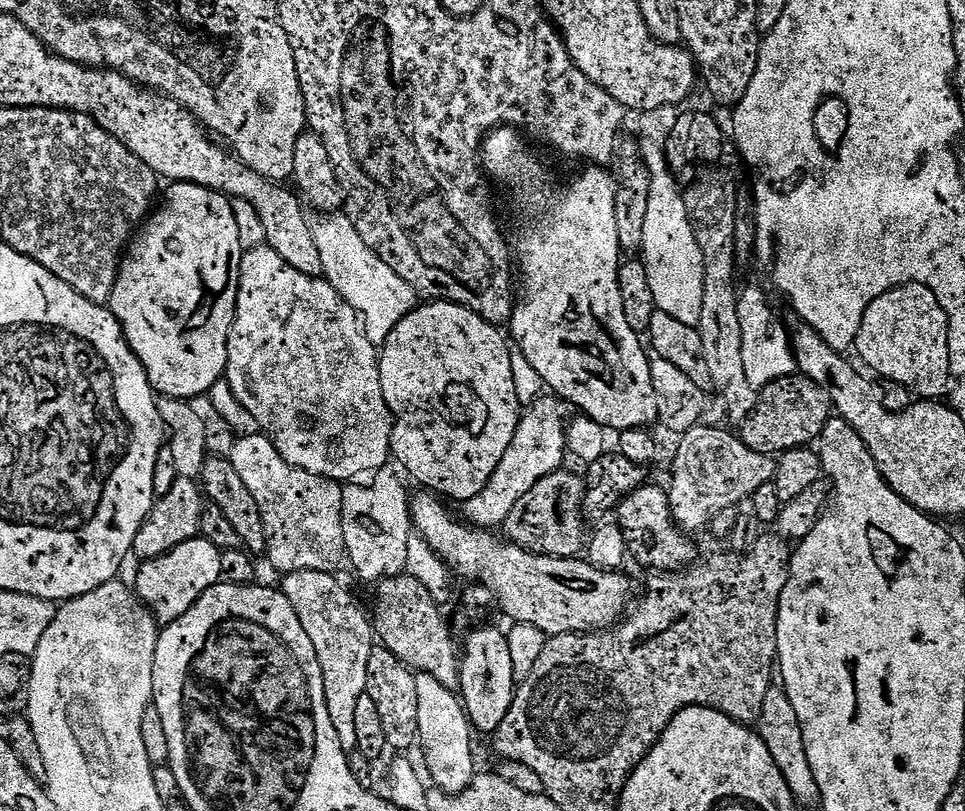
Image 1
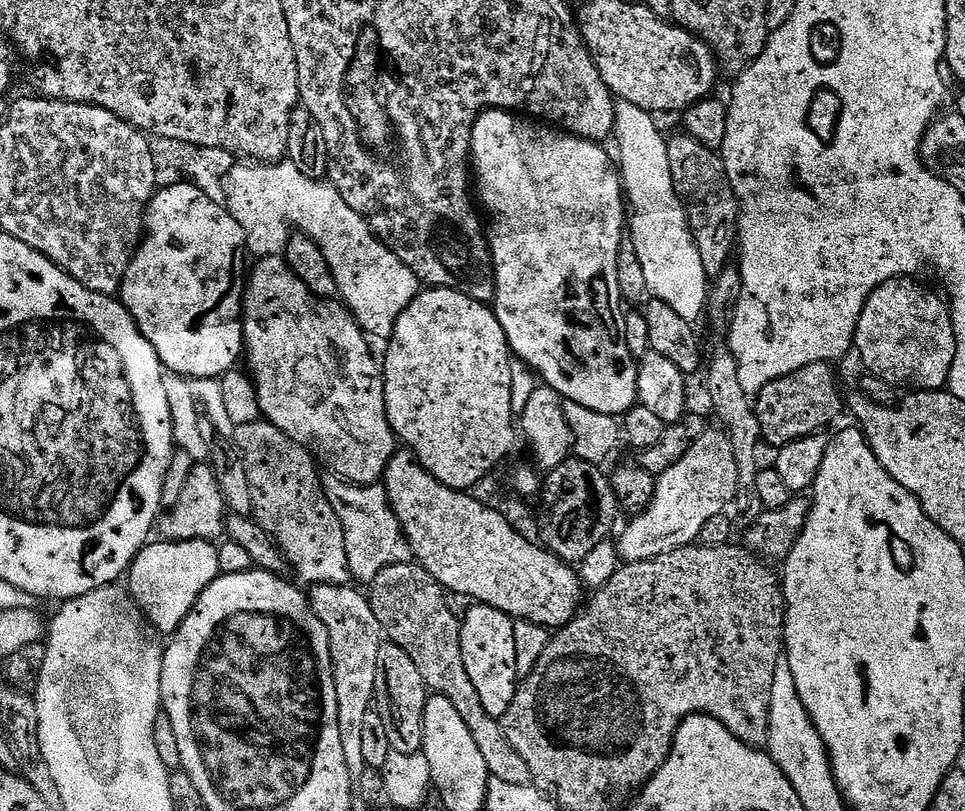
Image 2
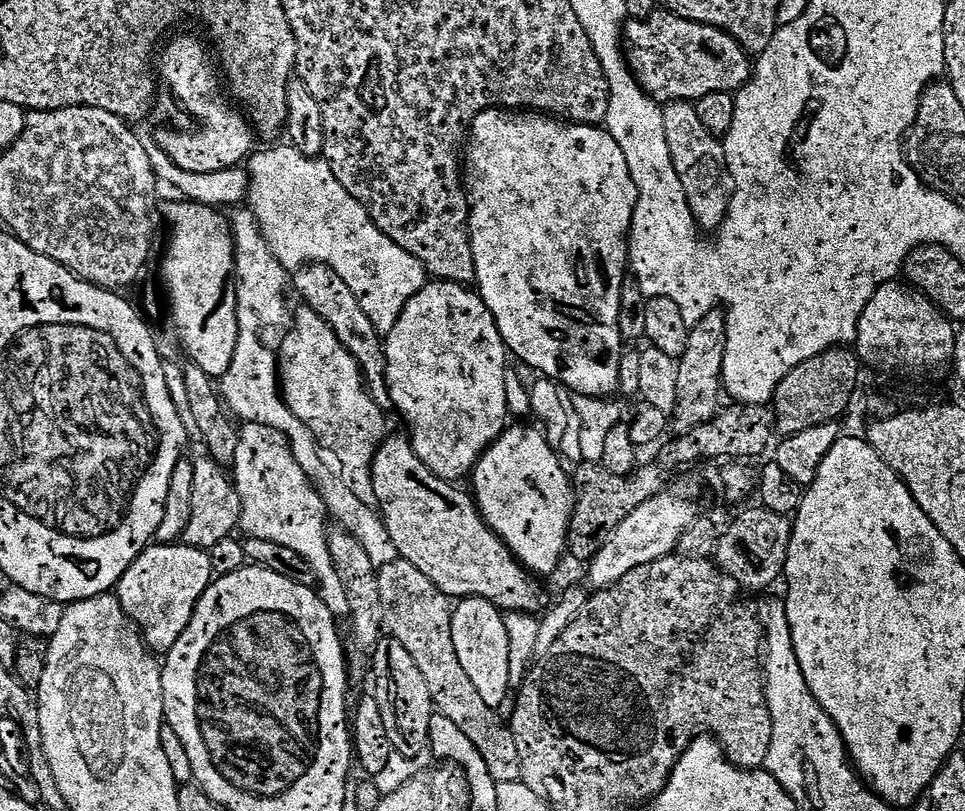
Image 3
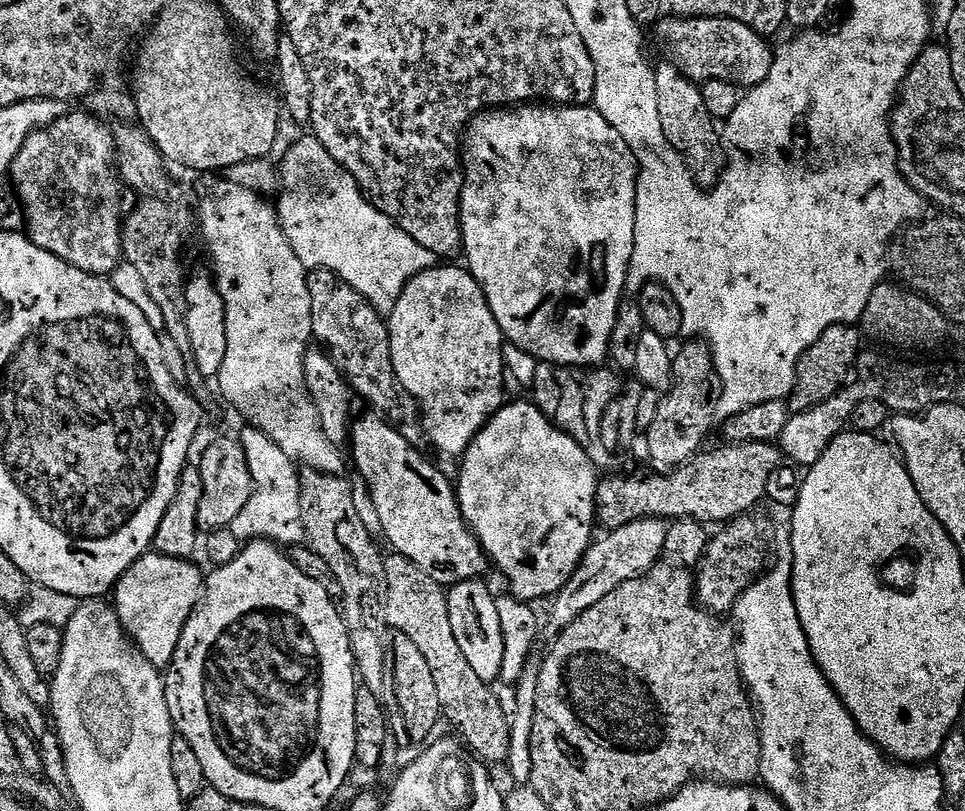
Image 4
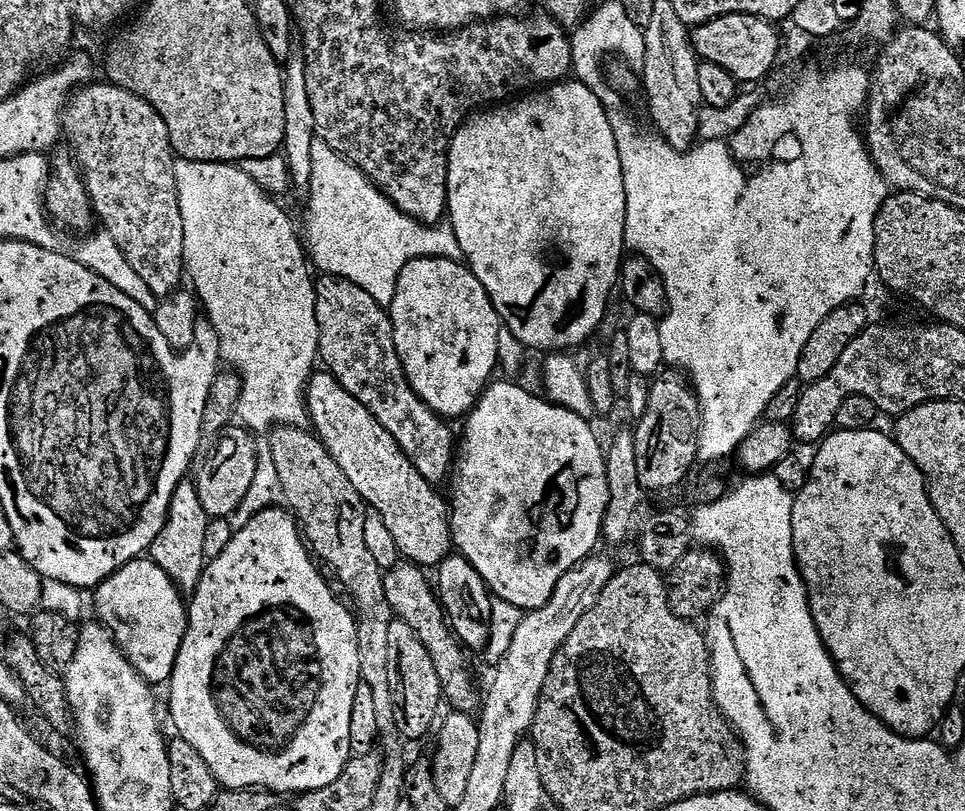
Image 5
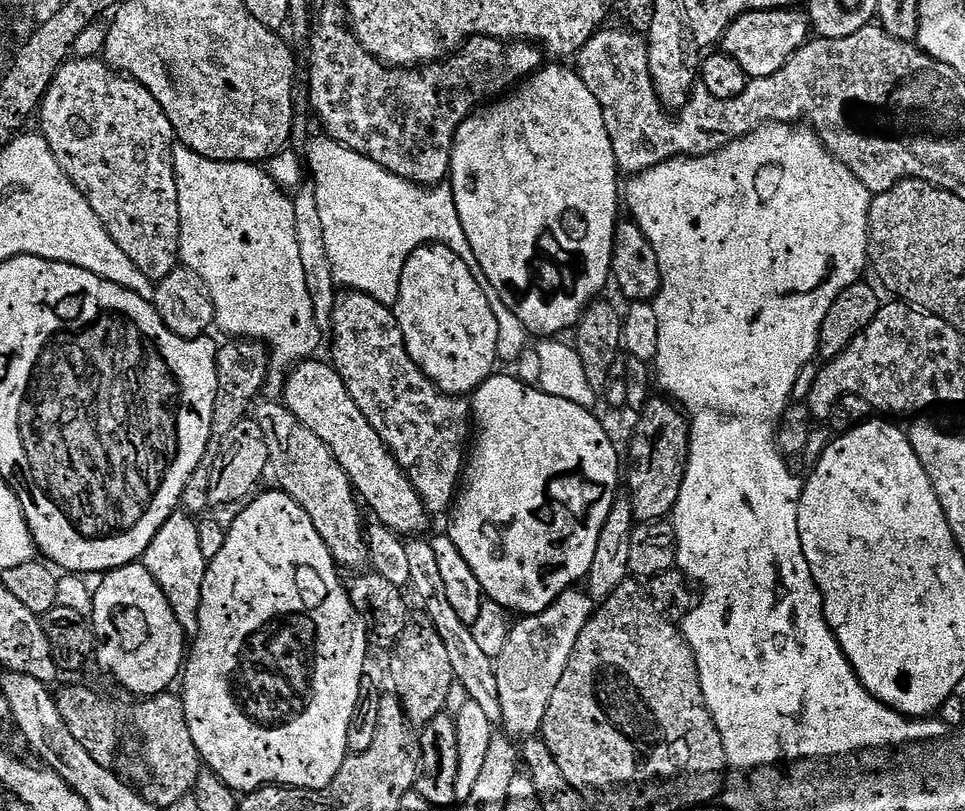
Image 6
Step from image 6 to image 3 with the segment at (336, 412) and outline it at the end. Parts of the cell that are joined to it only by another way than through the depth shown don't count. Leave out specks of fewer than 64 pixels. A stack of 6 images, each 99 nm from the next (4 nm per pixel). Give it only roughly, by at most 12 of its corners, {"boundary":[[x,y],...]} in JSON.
{"boundary":[[411,439],[372,481],[397,557],[450,598],[535,613],[535,579]]}

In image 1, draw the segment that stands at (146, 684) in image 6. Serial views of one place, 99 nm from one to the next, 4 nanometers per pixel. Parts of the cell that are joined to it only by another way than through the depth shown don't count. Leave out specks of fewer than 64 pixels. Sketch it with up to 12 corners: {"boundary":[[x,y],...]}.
{"boundary":[[203,538],[139,565],[134,591],[173,624],[221,583]]}

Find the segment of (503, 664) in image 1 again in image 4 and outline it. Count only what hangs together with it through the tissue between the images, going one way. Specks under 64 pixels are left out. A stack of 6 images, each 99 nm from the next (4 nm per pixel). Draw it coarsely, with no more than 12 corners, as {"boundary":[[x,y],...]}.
{"boundary":[[483,579],[447,589],[450,626],[478,678],[500,679],[502,622]]}

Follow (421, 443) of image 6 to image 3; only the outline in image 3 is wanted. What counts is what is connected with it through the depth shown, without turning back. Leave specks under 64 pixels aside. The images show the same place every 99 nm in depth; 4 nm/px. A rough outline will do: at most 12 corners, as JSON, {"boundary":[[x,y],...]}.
{"boundary":[[311,262],[290,284],[350,350],[382,410],[392,399],[384,340],[350,286]]}

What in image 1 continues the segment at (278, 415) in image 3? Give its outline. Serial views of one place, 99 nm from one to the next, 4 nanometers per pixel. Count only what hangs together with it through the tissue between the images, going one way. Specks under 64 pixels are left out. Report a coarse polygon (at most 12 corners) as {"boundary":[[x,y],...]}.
{"boundary":[[392,466],[343,485],[347,563],[375,586],[406,569],[410,492]]}

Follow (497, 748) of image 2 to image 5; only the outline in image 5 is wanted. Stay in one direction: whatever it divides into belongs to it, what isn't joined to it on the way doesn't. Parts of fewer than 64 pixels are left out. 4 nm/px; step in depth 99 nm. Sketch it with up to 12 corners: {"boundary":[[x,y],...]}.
{"boundary":[[419,564],[384,573],[386,602],[430,650],[443,699],[482,696],[437,589]]}

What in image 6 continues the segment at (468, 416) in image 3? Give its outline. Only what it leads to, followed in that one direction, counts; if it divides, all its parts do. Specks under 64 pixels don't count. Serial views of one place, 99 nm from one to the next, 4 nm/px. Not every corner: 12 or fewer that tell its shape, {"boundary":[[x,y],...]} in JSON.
{"boundary":[[445,244],[410,254],[394,311],[410,358],[464,398],[498,364],[497,312]]}

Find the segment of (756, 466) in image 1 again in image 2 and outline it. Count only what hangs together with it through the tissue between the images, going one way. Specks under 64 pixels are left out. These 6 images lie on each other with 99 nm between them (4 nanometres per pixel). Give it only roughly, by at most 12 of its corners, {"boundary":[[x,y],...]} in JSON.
{"boundary":[[707,430],[624,528],[637,564],[695,545],[732,502],[736,455]]}

